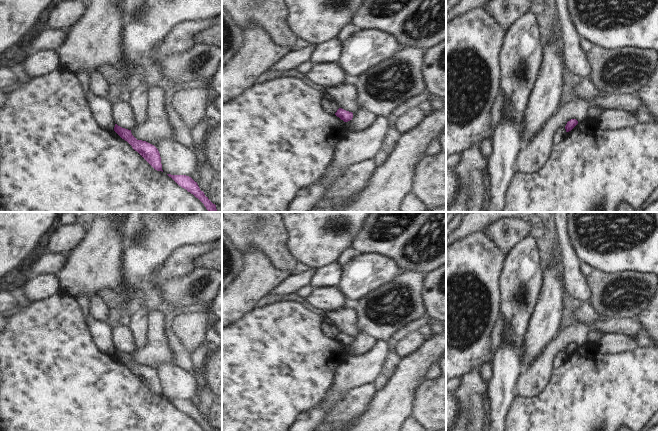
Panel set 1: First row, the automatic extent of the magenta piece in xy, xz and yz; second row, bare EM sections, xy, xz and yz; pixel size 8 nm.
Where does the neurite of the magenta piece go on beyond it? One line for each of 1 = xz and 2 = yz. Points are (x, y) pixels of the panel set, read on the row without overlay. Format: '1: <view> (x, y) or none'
1: none
2: none

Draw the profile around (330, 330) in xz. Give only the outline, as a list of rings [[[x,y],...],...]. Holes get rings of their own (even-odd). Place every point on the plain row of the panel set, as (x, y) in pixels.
[[[326,321],[323,322],[323,332],[331,338],[335,338],[339,333],[339,330],[336,326],[328,324]]]

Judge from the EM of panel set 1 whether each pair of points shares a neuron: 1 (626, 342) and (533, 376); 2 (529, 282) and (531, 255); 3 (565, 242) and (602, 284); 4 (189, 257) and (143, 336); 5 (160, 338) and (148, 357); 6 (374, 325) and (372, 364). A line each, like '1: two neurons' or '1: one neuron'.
1: two neurons
2: one neuron
3: two neurons
4: one neuron
5: one neuron
6: two neurons

